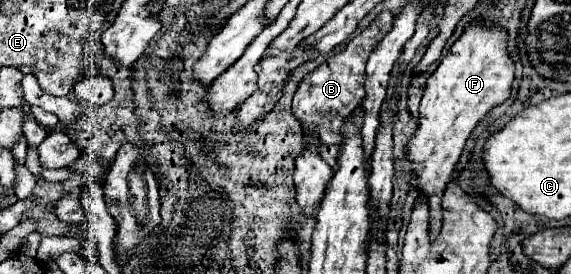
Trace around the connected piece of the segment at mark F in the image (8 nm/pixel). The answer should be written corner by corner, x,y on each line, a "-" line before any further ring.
472,20
426,82
420,102
420,126
408,142
408,158
412,162
412,174
416,174
416,188
424,196
428,196
430,202
432,240
436,240
436,236
440,234
444,218
444,188
454,174
464,144
476,124
492,108
500,106
504,100
510,98
514,72
516,66
508,52
508,32
498,24
488,24
486,20

